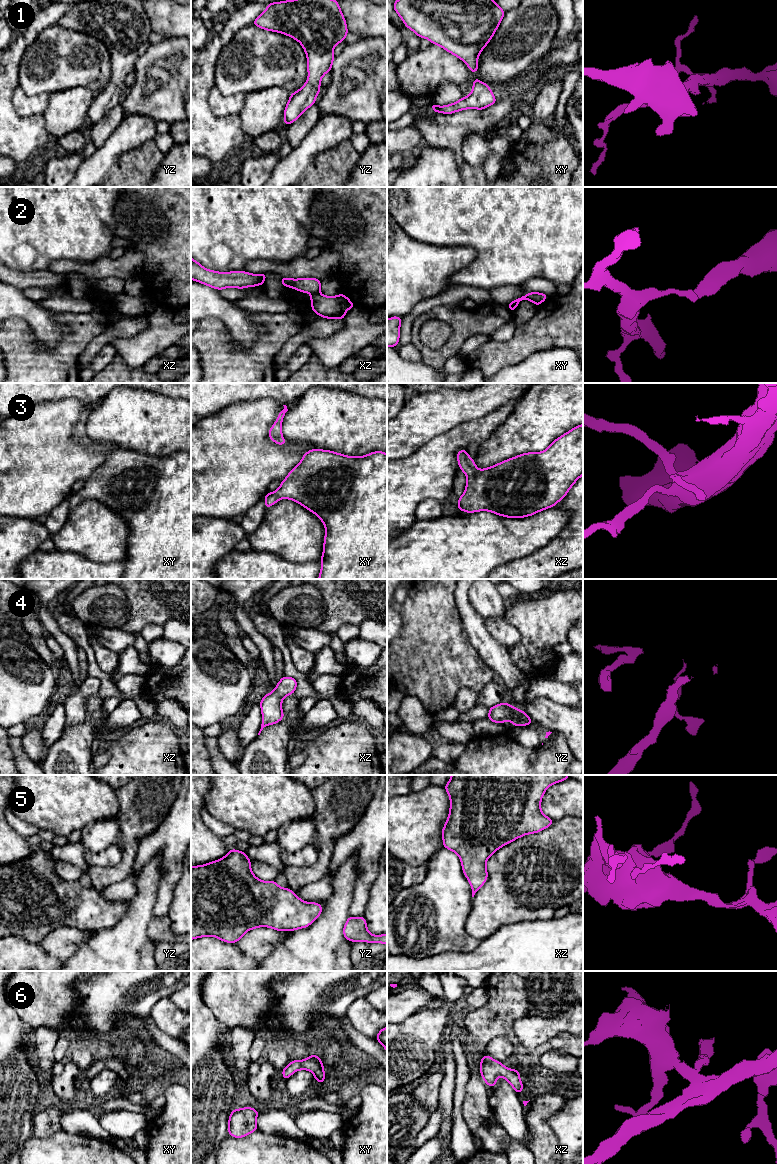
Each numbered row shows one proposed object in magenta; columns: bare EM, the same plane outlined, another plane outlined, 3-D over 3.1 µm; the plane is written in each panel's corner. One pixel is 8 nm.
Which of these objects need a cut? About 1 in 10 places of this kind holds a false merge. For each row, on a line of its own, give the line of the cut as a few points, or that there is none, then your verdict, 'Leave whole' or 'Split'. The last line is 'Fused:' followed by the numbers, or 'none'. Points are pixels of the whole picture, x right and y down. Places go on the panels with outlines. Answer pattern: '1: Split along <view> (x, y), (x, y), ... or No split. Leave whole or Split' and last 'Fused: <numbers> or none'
1: No split. Leave whole
2: Split along xz (319, 292), (312, 295). Split
3: No split. Leave whole
4: No split. Leave whole
5: No split. Leave whole
6: No split. Leave whole
Fused: 2

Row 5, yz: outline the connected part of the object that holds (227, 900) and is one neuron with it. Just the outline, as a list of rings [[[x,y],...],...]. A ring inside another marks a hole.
[[[230,849],[223,858],[204,865],[191,866],[191,940],[200,937],[213,936],[226,943],[236,943],[244,936],[247,931],[258,927],[269,927],[277,931],[294,931],[301,928],[307,928],[315,921],[317,917],[321,915],[321,904],[315,902],[305,902],[301,900],[291,889],[280,887],[276,881],[262,881],[258,879],[252,873],[250,863],[251,860],[247,857],[245,852],[236,849]]]

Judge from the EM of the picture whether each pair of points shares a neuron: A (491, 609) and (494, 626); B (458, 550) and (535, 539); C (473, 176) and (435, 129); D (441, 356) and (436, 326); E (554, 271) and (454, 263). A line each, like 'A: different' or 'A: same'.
A: different
B: same
C: different
D: different
E: different

